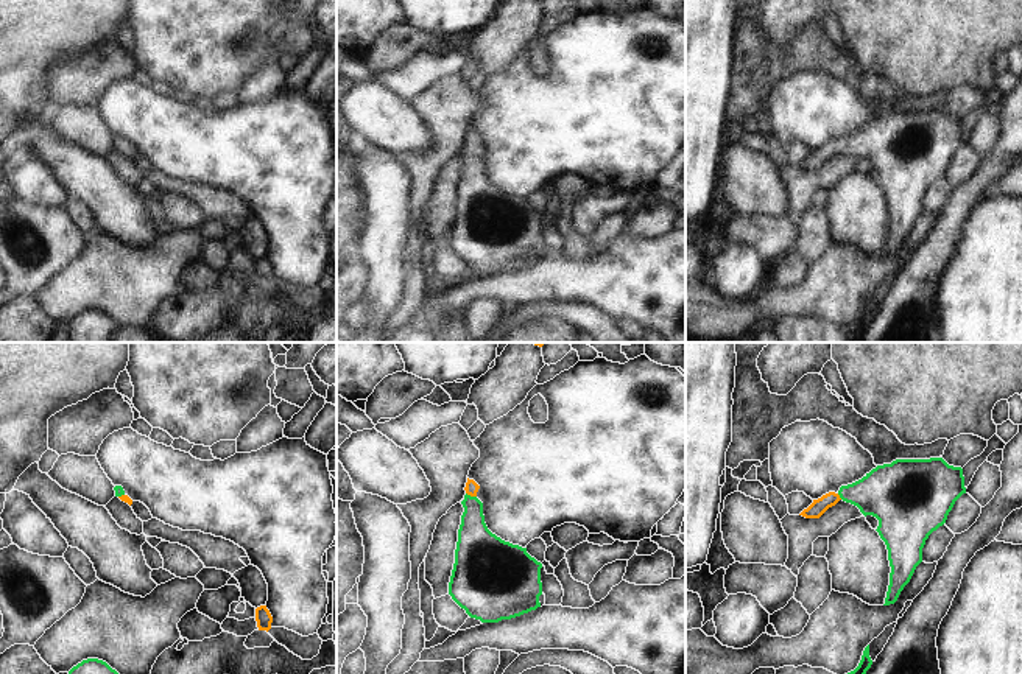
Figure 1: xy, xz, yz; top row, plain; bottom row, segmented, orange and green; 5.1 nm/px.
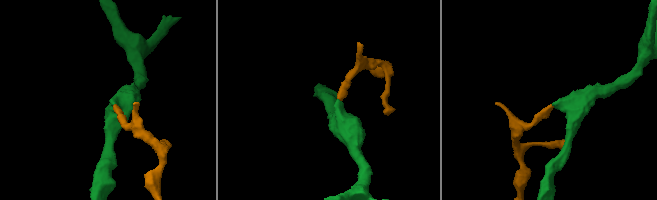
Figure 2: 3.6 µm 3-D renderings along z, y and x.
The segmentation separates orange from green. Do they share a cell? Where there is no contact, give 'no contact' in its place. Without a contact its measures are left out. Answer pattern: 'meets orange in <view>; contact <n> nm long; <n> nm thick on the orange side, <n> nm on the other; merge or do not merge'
meets orange in xz; contact 60 nm long; 70 nm thick on the orange side, 190 nm on the other; merge

